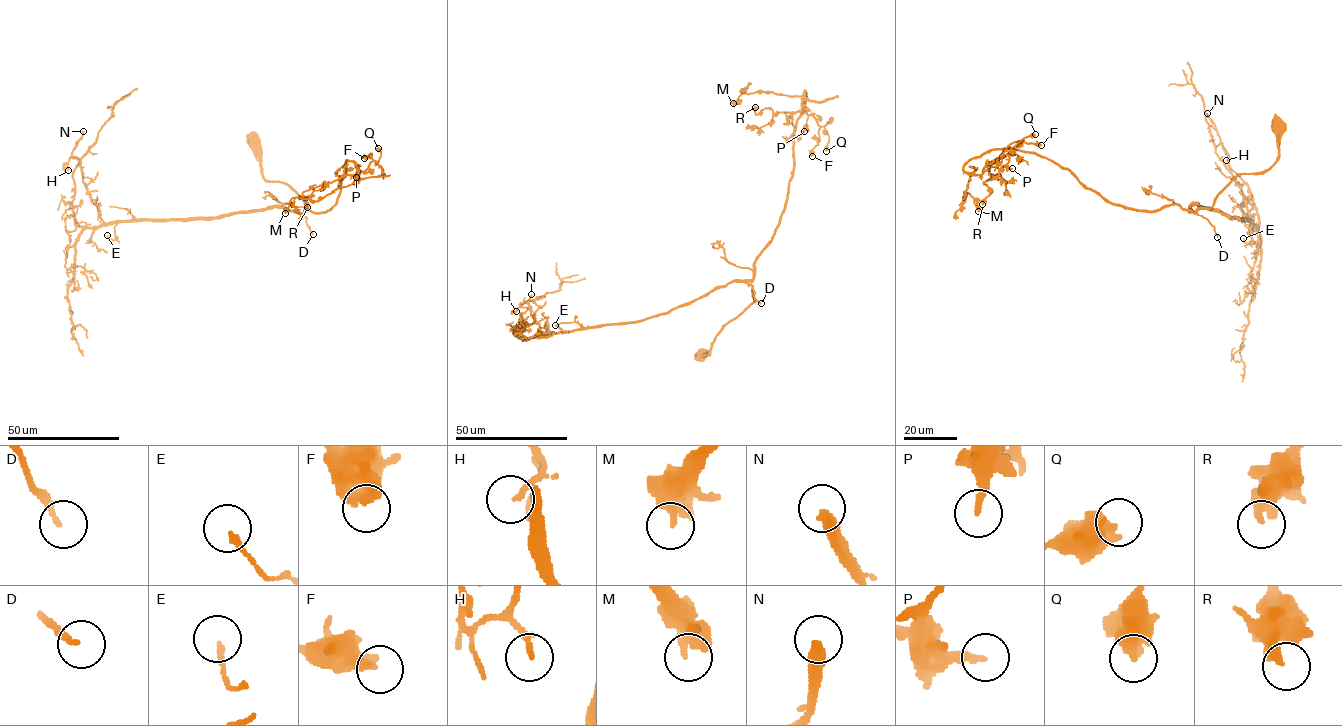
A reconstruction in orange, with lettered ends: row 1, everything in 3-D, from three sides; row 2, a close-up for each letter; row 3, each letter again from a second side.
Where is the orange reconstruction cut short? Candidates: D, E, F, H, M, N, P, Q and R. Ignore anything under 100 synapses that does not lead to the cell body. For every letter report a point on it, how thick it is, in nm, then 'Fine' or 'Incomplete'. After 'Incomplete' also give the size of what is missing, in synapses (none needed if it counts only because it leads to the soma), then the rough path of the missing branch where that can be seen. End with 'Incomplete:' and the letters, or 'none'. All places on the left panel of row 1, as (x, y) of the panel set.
D: Place: (313, 234). Thickness 150 nm. Fine
E: Place: (107, 235). Thickness 160 nm. Fine
F: Place: (364, 158). Thickness 480 nm. Fine
H: Place: (68, 170). Thickness 140 nm. Fine
M: Place: (285, 213). Thickness 480 nm. Fine
N: Place: (83, 131). Thickness 380 nm. Fine
P: Place: (356, 177). Thickness 200 nm. Fine
Q: Place: (378, 148). Thickness 650 nm. Fine
R: Place: (307, 207). Thickness 360 nm. Fine
Incomplete: none

